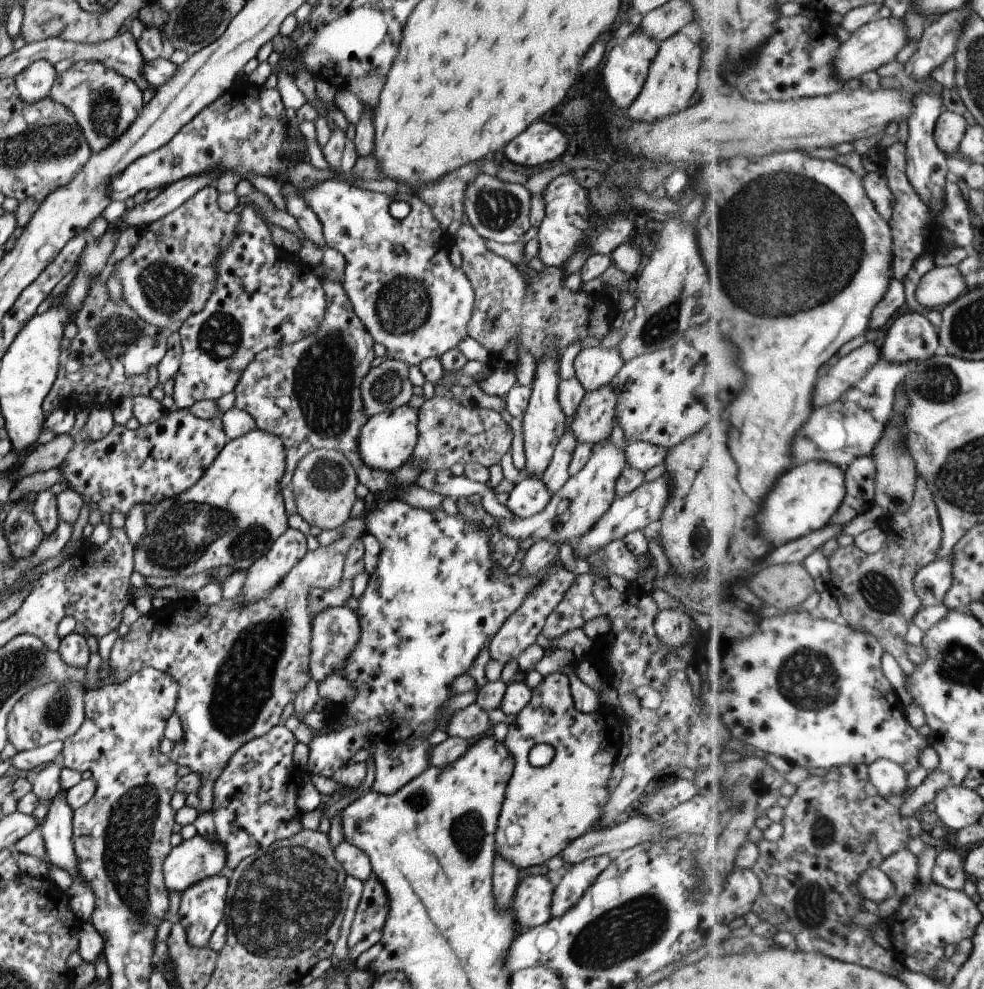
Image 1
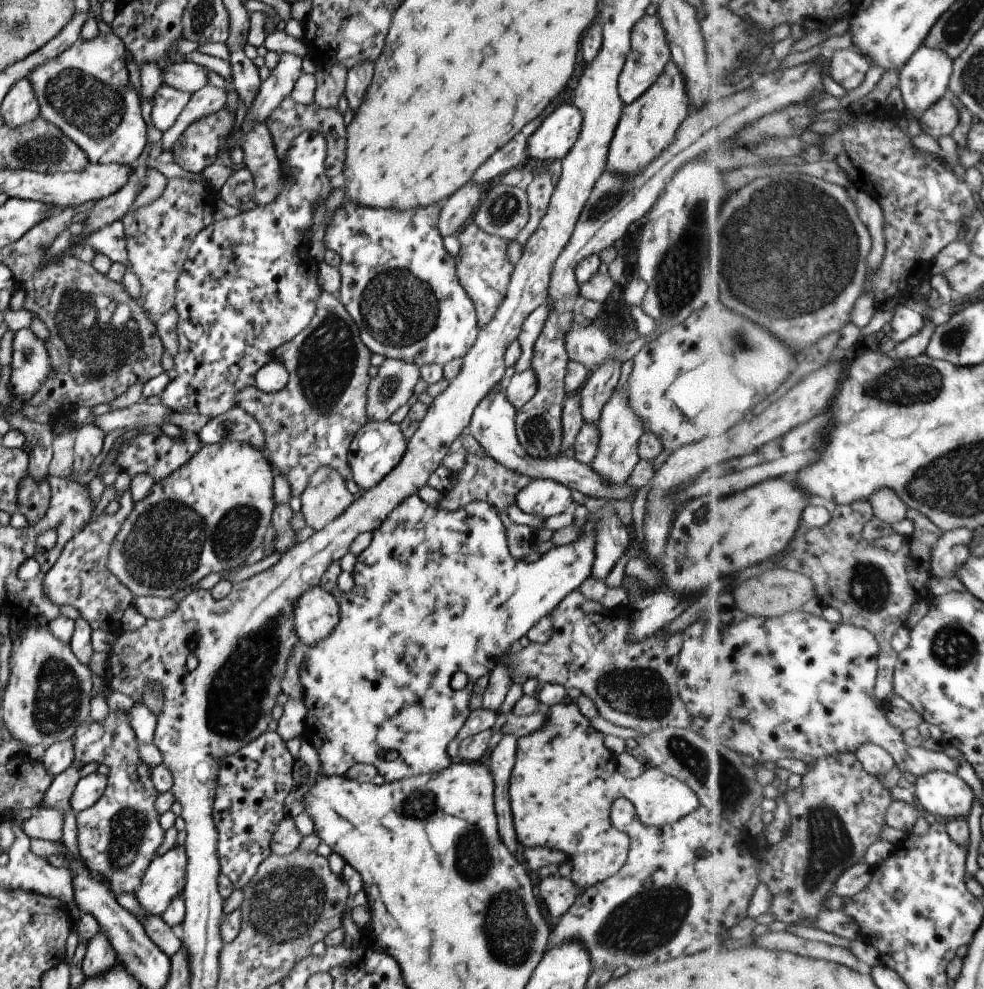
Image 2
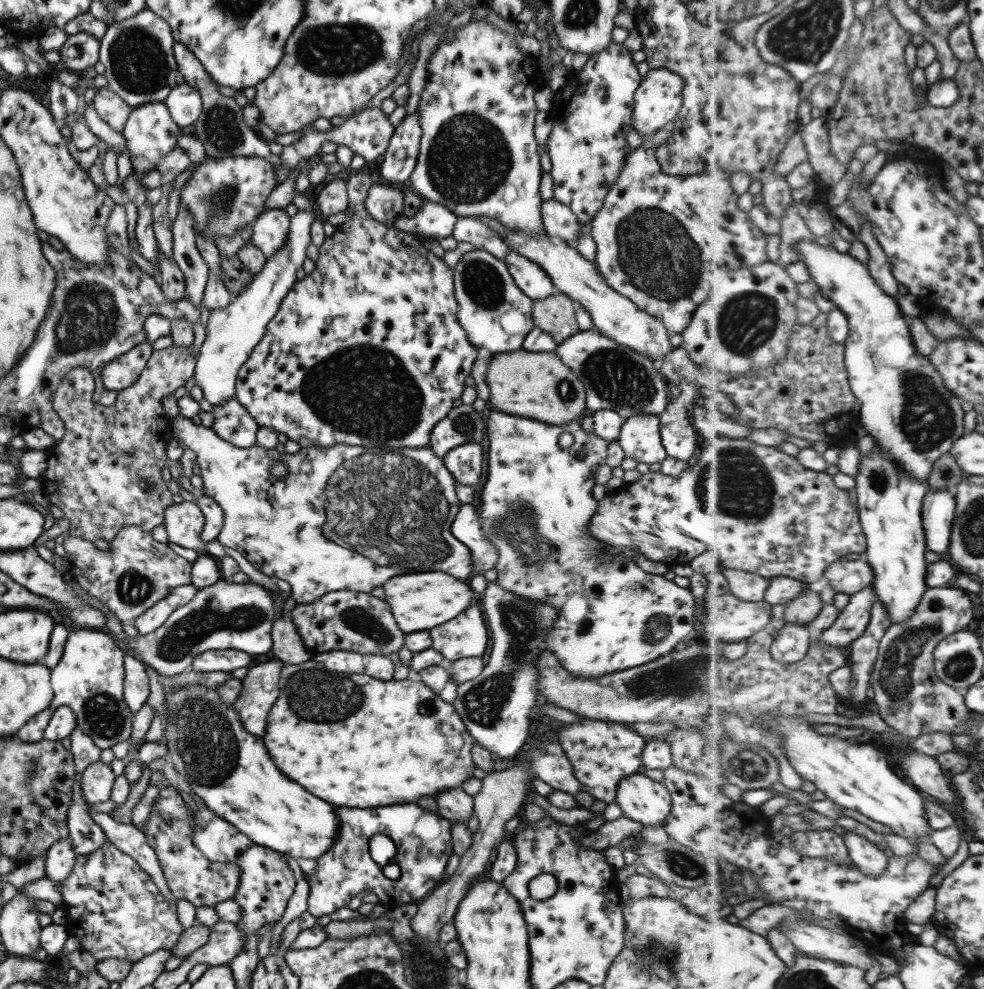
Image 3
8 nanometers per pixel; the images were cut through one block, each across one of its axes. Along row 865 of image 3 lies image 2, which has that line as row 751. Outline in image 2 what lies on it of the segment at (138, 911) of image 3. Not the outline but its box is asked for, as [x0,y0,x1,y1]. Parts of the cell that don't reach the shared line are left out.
[70,710,164,894]

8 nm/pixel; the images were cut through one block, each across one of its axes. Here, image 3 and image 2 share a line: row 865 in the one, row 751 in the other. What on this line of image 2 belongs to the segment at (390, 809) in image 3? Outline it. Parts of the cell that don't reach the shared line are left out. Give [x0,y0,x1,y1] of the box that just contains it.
[299,494,595,783]

